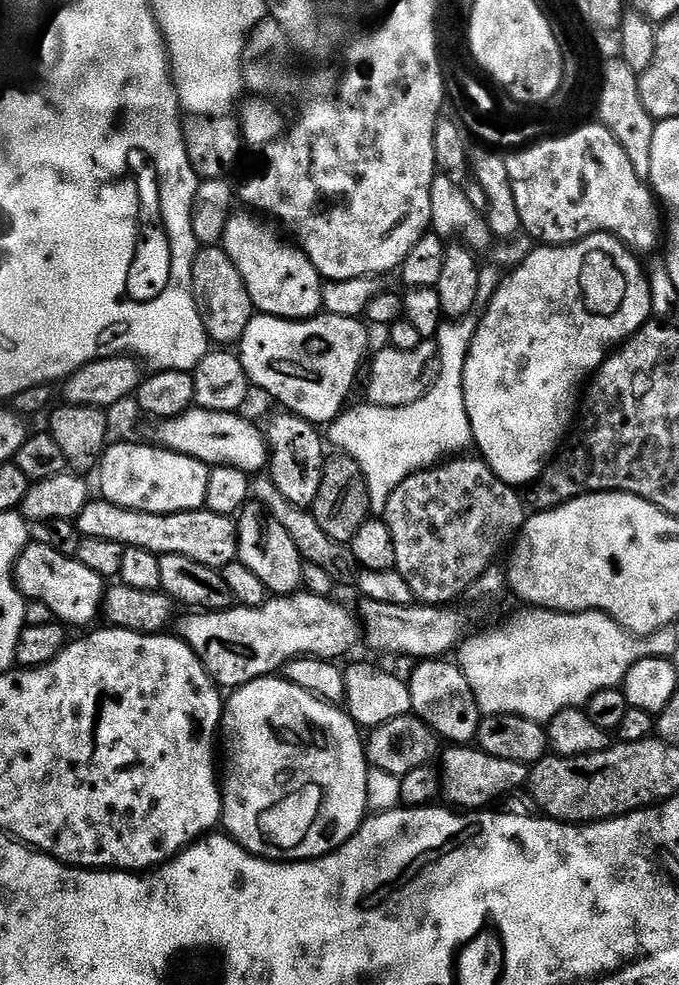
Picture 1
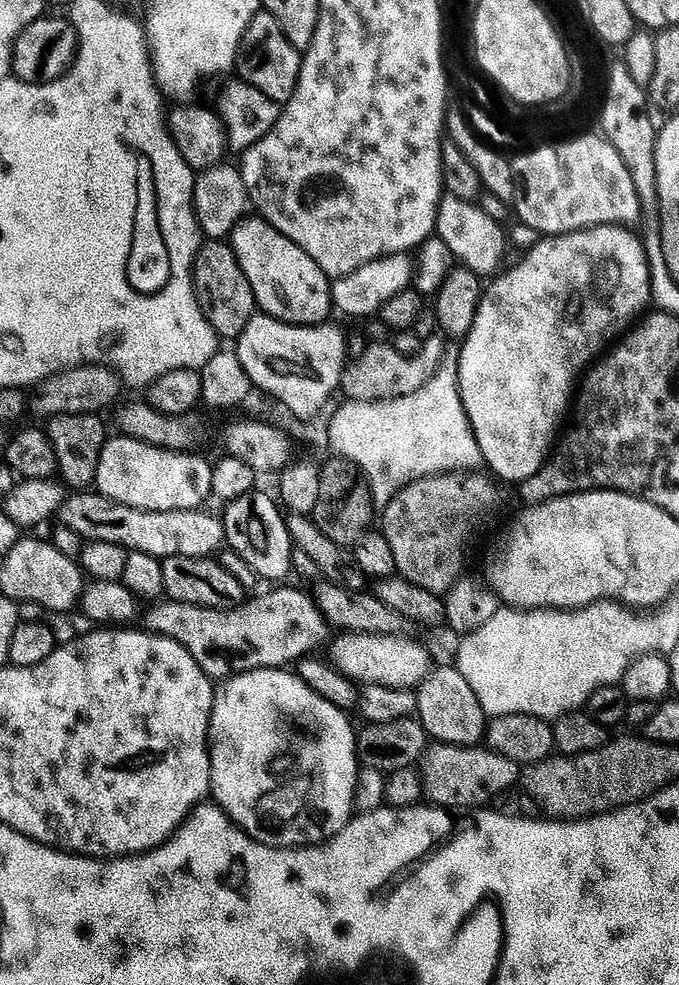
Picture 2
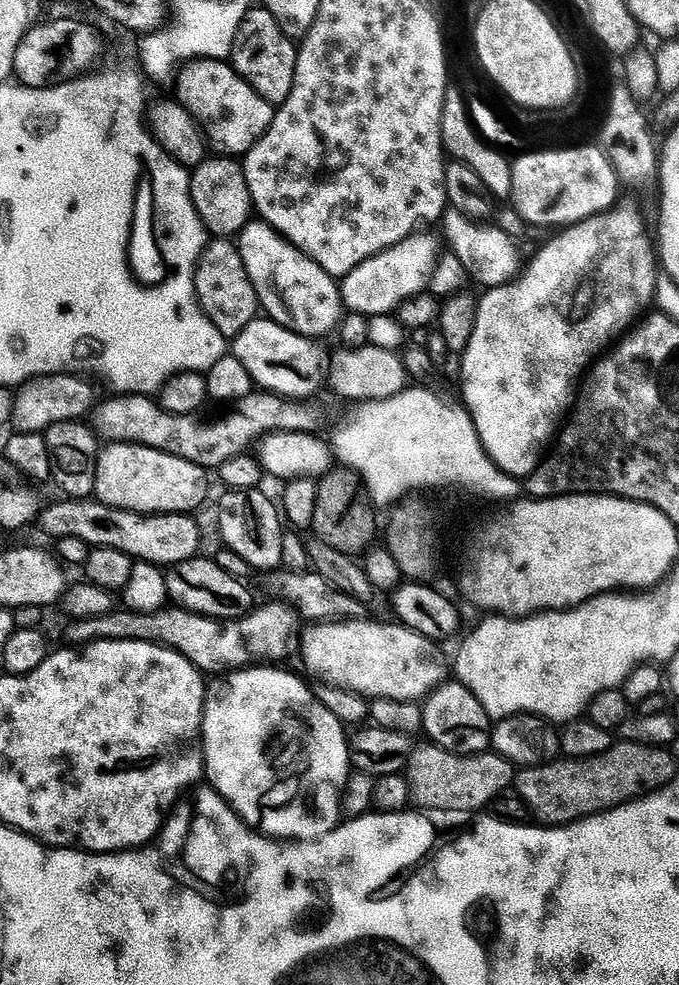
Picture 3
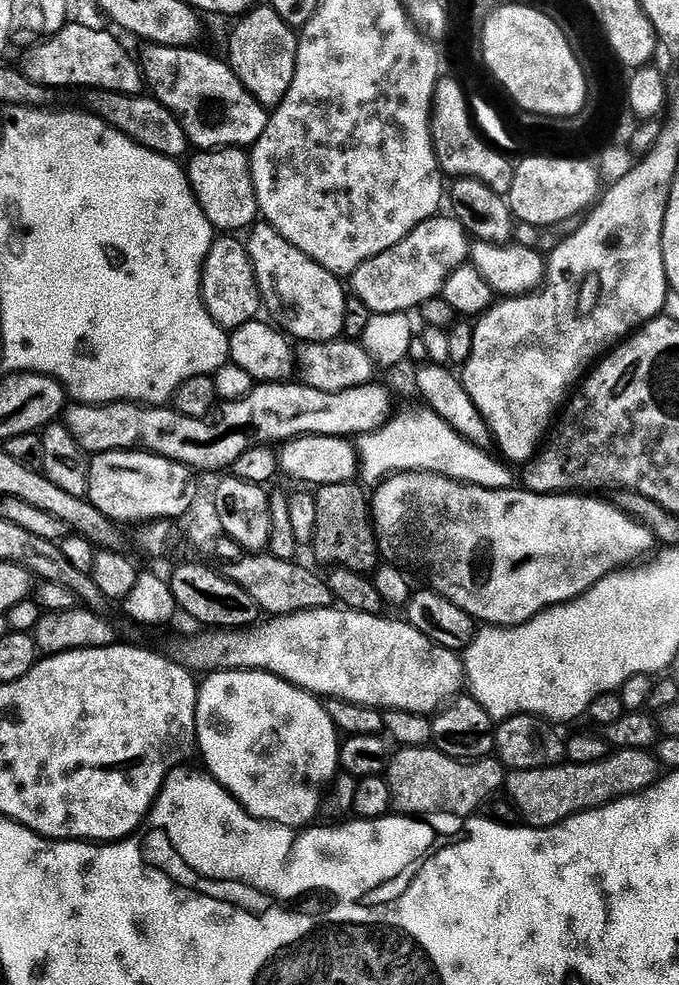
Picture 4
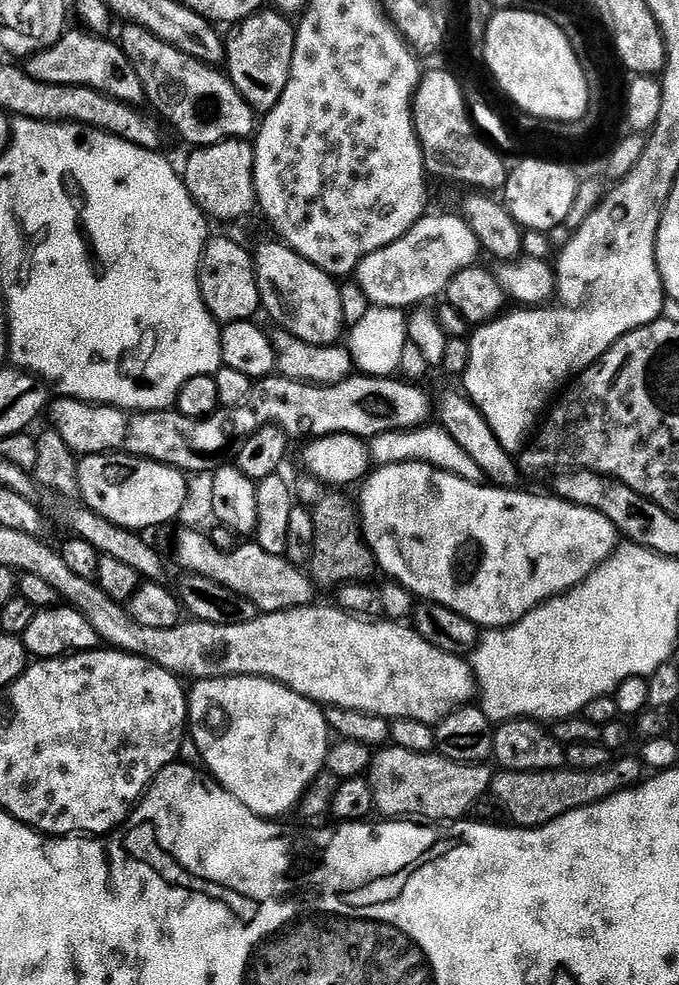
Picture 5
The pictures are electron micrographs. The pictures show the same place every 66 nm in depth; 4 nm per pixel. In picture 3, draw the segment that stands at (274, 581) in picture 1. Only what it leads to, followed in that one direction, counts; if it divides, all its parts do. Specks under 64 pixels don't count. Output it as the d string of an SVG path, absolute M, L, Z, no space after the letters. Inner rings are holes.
M260 488L238 490L237 492L228 490L223 494L225 496L220 500L220 536L224 539L223 547L234 550L234 554L238 554L238 558L246 558L246 562L253 570L279 569L282 565L282 542L286 528L282 523L282 512L277 501L271 500Z

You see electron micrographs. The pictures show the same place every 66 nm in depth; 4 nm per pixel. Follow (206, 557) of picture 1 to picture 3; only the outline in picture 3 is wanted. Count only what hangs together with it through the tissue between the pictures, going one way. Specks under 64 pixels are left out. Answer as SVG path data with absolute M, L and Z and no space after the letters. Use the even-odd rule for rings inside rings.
M64 498L61 504L52 504L43 509L38 517L38 525L53 541L62 538L82 538L89 546L97 548L113 548L122 550L122 554L132 557L133 561L141 564L158 564L173 566L184 563L195 557L200 548L200 528L192 521L193 517L178 512L162 512L159 514L145 514L142 512L127 512L121 508L111 508L92 498Z

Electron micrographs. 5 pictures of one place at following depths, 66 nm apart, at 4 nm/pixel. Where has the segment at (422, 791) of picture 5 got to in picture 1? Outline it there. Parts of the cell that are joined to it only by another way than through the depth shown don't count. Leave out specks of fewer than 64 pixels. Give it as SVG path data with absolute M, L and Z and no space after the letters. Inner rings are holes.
M452 746L443 753L442 796L449 805L457 804L460 810L484 810L495 800L511 794L515 788L523 789L528 782L529 765L506 762L506 758L494 758L476 746Z

